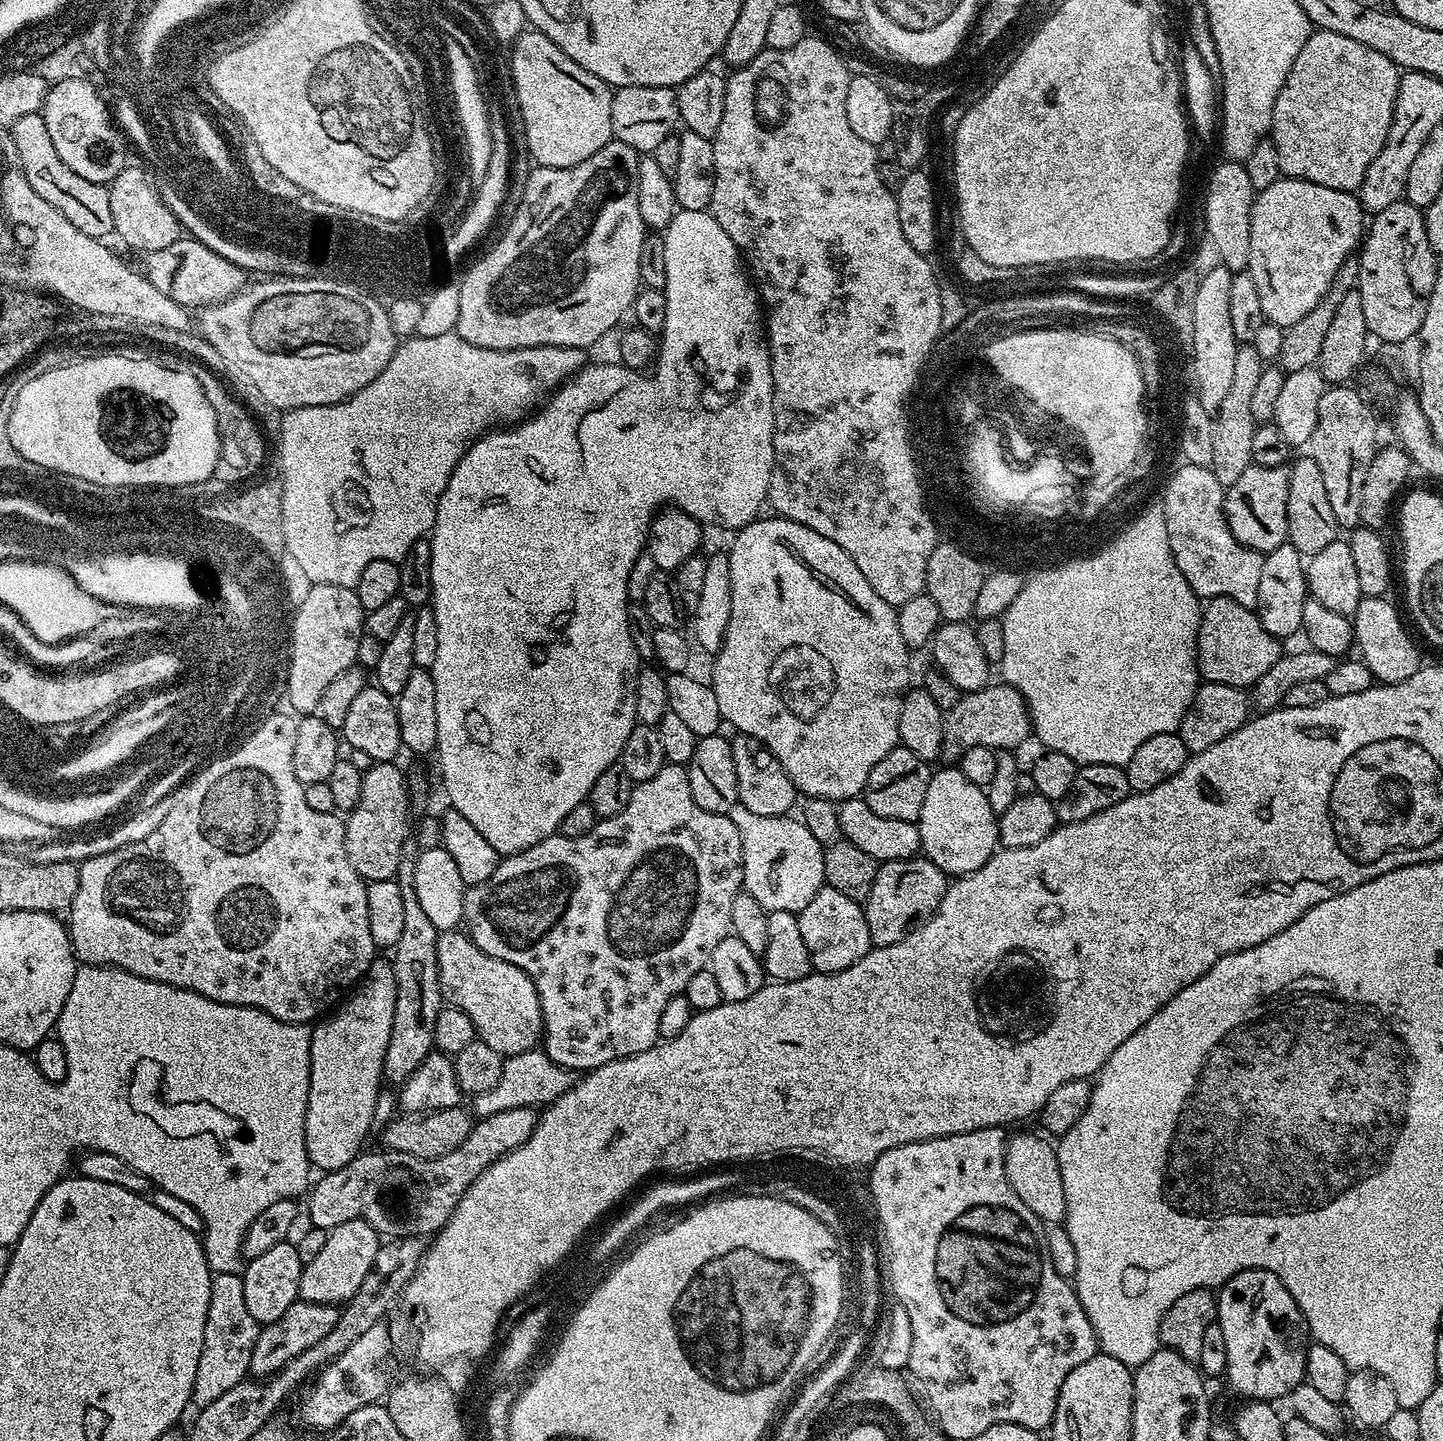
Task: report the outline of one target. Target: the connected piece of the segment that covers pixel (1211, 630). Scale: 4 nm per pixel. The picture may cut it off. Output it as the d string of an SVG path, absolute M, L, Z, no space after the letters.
M1216 596L1203 605L1196 639L1196 665L1207 683L1251 689L1278 662L1282 655L1280 646L1281 641L1263 628L1253 609L1225 596Z

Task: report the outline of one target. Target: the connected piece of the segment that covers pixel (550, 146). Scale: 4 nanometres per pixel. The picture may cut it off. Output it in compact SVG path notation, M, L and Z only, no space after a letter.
M525 30L525 32L516 39L516 43L511 45L510 52L510 84L516 87L516 104L520 107L520 120L524 123L524 140L528 143L528 152L536 159L535 163L541 168L569 168L570 166L578 166L578 162L586 162L586 158L590 158L590 154L598 154L598 150L602 150L602 146L606 146L612 141L612 94L613 89L606 82L602 82L602 78L594 78L594 74L590 74L590 70L582 70L582 66L578 66L578 62L574 62L574 58L570 58L557 46L554 42L550 42L550 38L546 38L546 34L535 30Z

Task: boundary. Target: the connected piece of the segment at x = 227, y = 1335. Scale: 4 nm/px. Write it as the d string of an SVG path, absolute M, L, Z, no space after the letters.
M215 1273L212 1277L202 1355L198 1360L198 1374L192 1391L193 1405L199 1409L214 1402L215 1398L249 1375L250 1356L260 1333L260 1325L246 1307L242 1282L243 1277L239 1273Z

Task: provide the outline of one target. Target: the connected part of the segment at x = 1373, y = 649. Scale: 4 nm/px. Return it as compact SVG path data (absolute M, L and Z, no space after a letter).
M1366 596L1358 602L1358 610L1350 618L1359 659L1370 670L1373 681L1381 684L1406 682L1422 667L1420 652L1400 617L1400 612L1384 596Z

